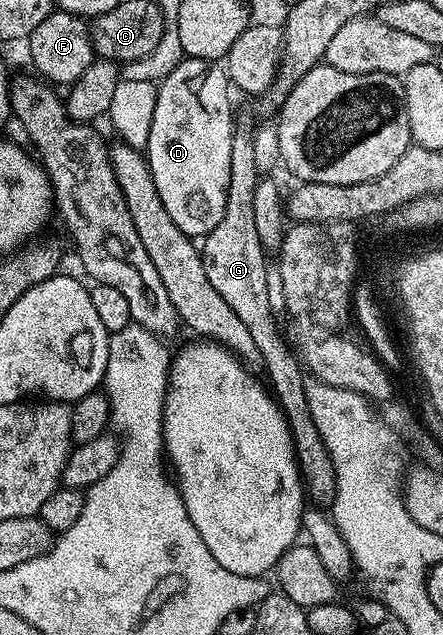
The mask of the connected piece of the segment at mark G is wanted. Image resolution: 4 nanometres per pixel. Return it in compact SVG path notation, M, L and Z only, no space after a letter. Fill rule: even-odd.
M248 114L235 115L231 163L229 165L228 195L224 206L223 219L215 228L201 239L202 263L204 273L208 276L212 288L224 296L228 308L244 320L256 348L260 351L263 373L267 374L273 397L285 416L289 426L290 438L293 440L294 456L297 460L299 475L303 480L307 497L313 505L324 508L331 505L335 498L336 475L332 467L331 454L323 442L323 438L312 419L308 406L305 373L301 361L295 351L286 344L280 336L274 319L276 314L268 299L267 274L269 265L266 264L266 250L259 242L254 242L256 218L253 211L253 193L260 177L253 159L254 139L253 130L256 122Z

